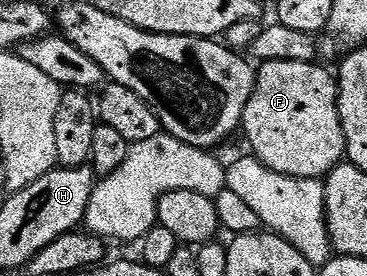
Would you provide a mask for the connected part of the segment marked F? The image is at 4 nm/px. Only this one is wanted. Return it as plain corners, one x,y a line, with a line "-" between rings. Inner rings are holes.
264,62
258,67
255,75
255,87
251,93
251,98
247,101
247,106
243,110
243,121
241,123
242,133
247,133
247,142
251,145
250,153
263,162
270,170
285,176
294,178
318,178
330,174
334,166
338,166
344,161
347,141
343,135
343,125
339,119
339,88
336,79
329,71
323,67
323,64
313,62

